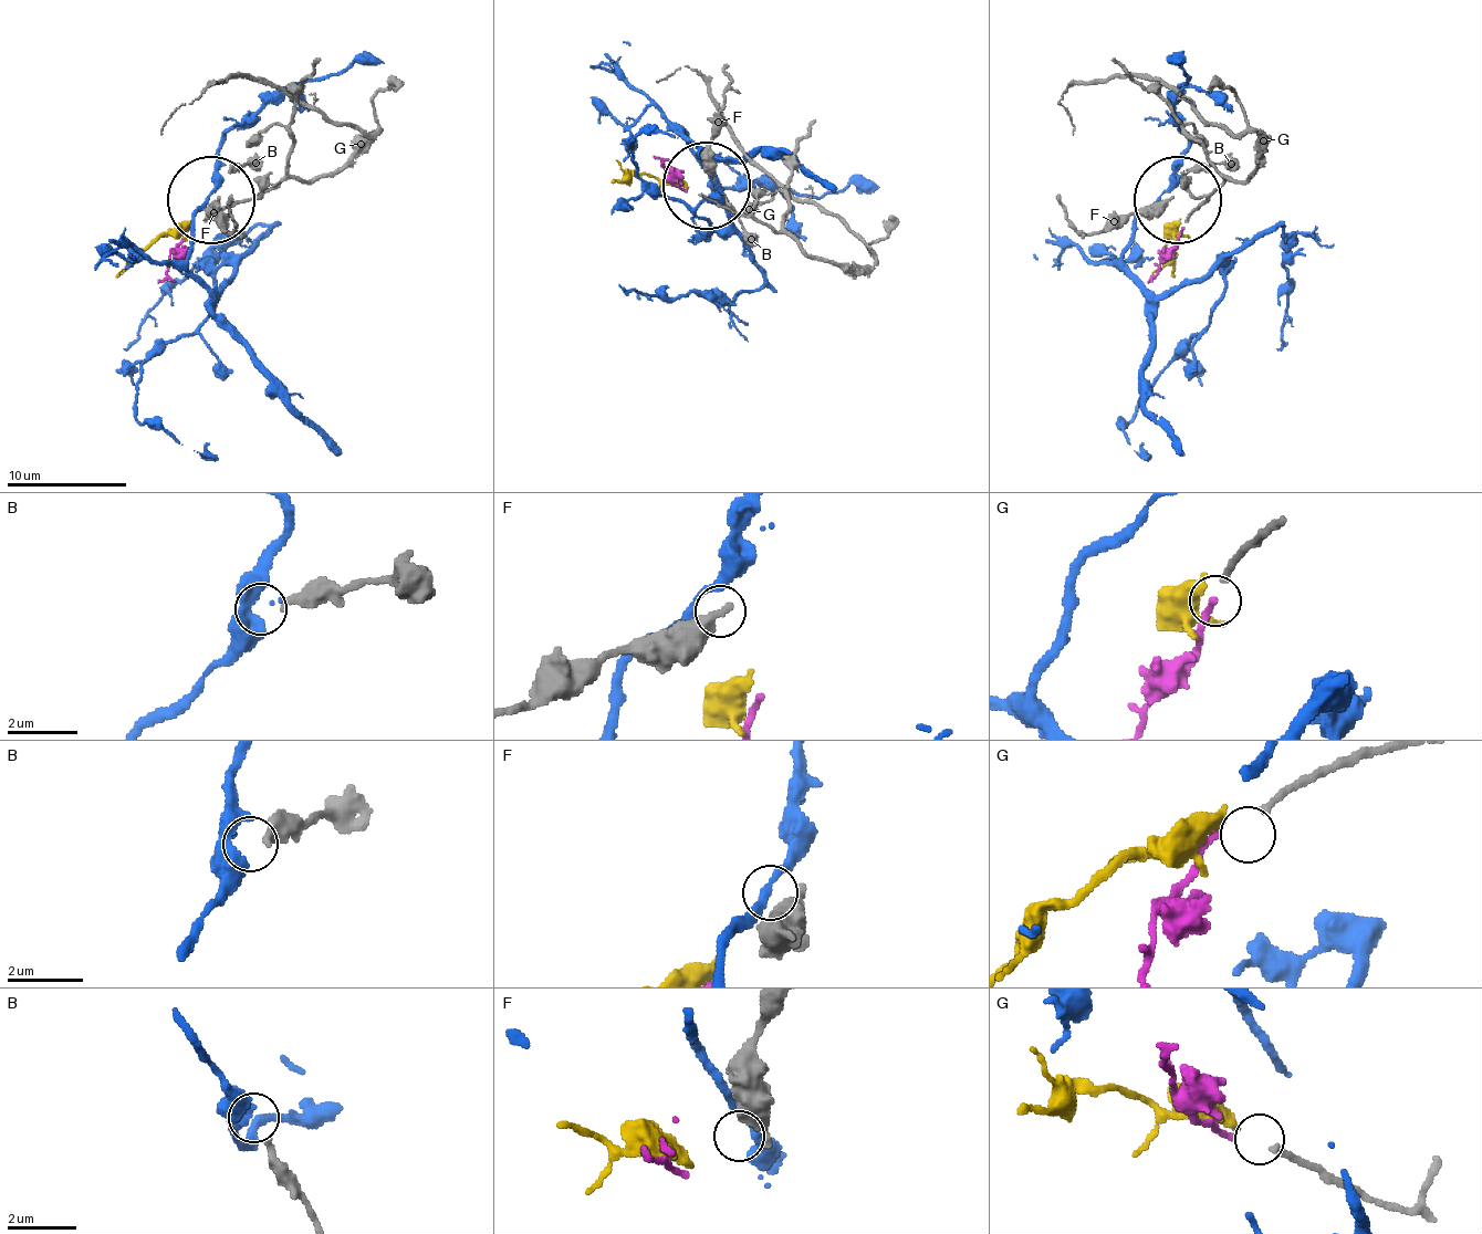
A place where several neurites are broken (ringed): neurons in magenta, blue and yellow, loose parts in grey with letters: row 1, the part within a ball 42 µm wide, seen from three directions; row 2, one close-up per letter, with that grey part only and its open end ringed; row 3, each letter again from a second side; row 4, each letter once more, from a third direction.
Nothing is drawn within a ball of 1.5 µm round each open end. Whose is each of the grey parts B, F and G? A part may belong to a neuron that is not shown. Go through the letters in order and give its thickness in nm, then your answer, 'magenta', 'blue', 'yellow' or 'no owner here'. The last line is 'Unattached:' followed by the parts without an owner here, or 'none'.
B: 260 nm thick; blue
F: 480 nm thick; no owner here
G: 190 nm thick; magenta
Unattached: F

